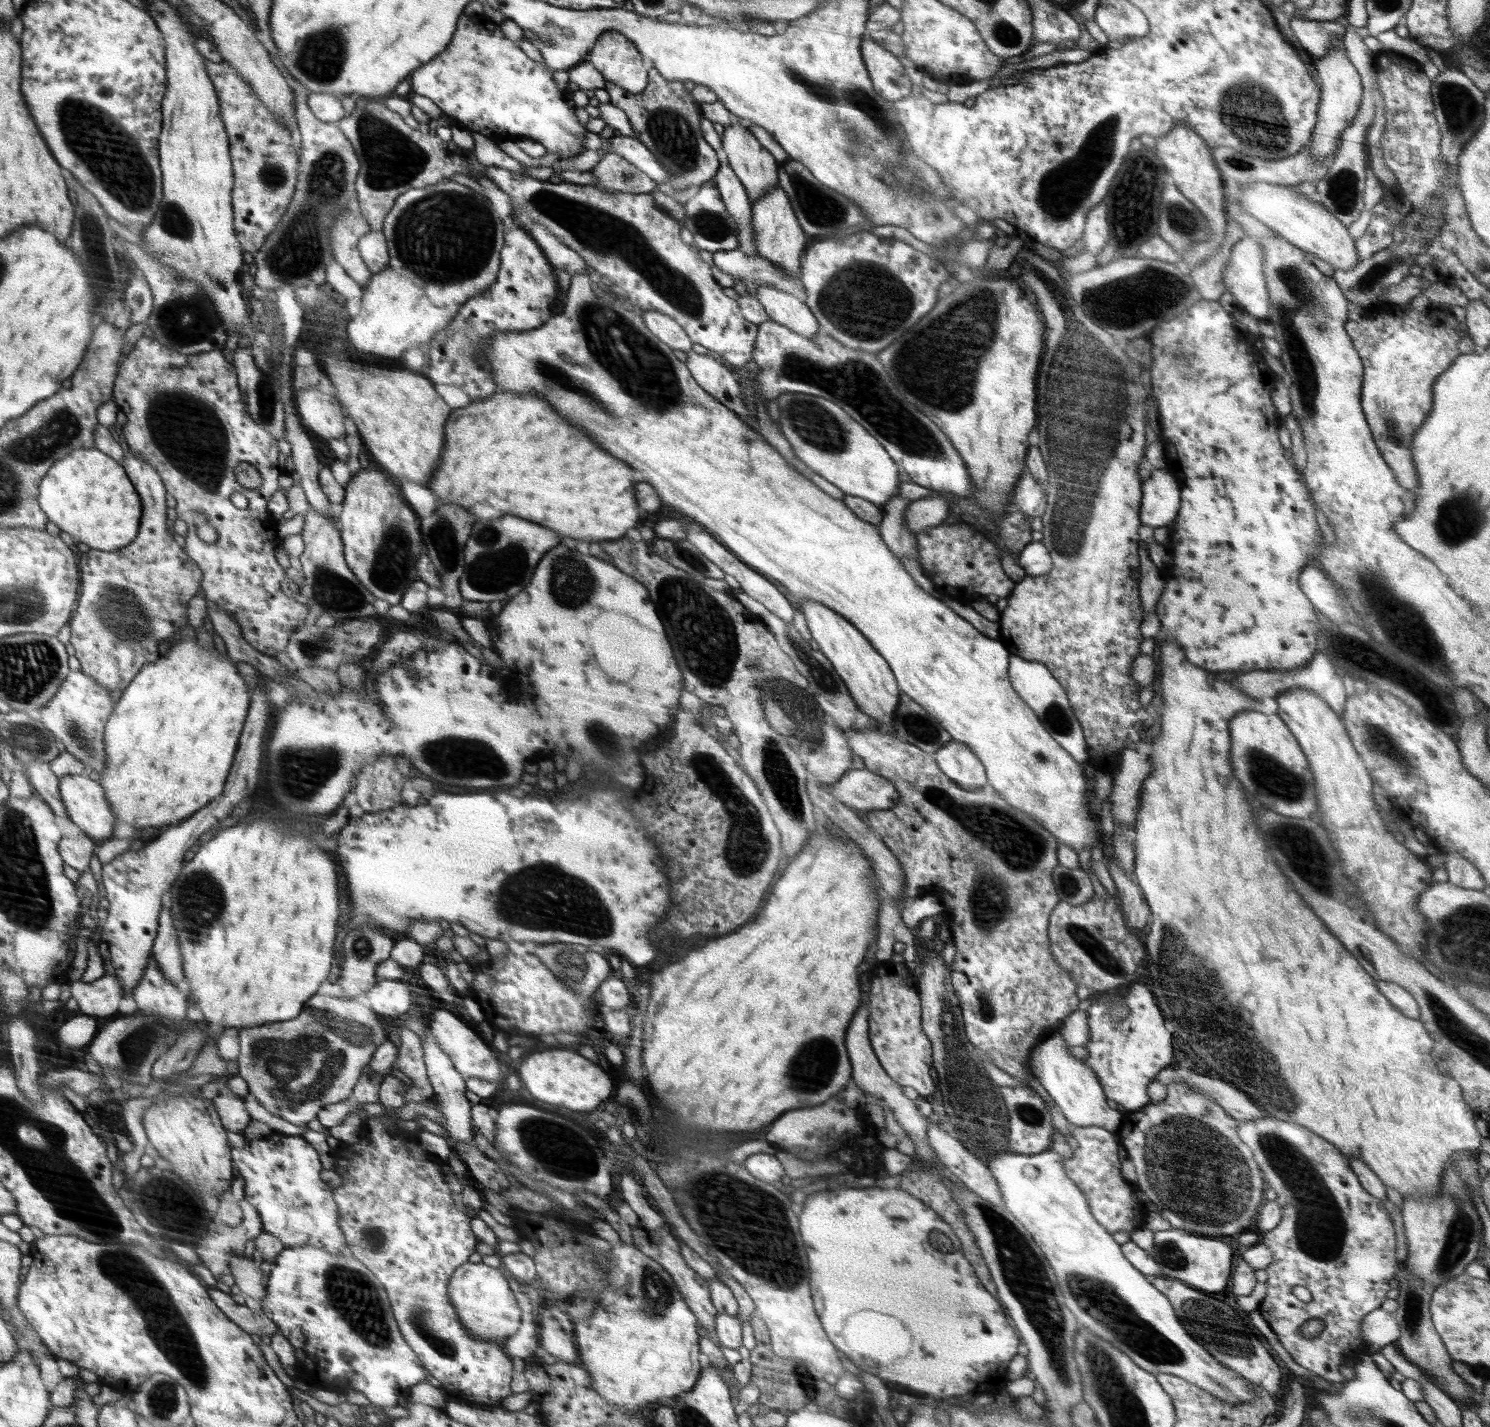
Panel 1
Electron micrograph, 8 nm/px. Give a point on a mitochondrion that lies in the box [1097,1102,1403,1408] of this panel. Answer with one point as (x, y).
(1212, 1176)

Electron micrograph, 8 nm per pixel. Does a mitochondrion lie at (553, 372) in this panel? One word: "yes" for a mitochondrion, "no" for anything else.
yes

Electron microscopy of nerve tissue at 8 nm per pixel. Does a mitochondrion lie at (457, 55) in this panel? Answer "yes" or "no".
no

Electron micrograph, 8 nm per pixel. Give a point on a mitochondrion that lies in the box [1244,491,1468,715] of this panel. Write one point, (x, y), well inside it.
(1374, 591)

